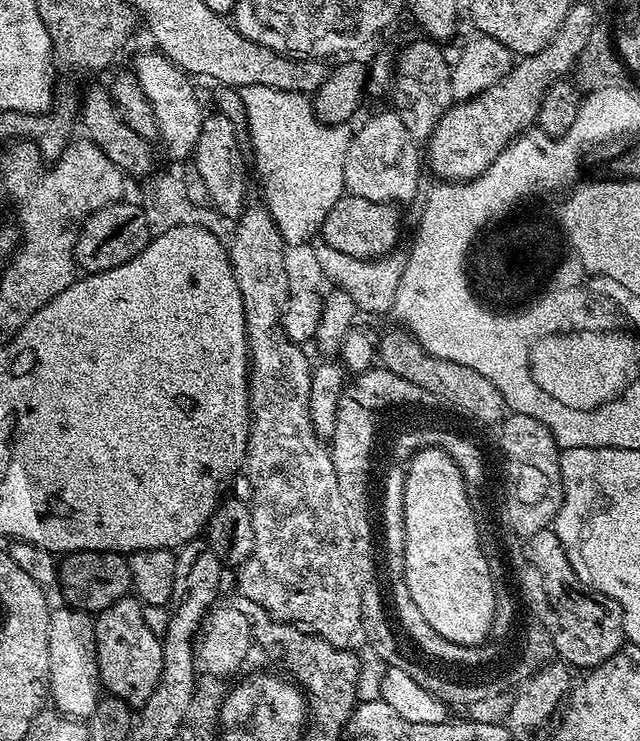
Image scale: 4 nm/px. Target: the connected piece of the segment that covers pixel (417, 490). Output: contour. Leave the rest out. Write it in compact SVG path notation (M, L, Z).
M420 448L407 461L404 474L406 590L410 590L410 598L414 598L414 606L418 606L418 614L428 625L429 632L442 634L442 638L458 646L482 642L484 632L490 629L488 620L492 620L492 593L498 589L488 588L488 568L484 568L484 556L480 556L480 548L476 548L476 528L472 528L475 517L462 474L450 454L437 448Z

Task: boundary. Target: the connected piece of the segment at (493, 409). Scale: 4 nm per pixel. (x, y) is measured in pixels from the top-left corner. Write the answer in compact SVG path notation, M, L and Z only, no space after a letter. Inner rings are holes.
M384 332L379 337L378 360L386 370L398 374L398 378L406 378L406 382L414 382L414 386L422 386L422 390L426 390L433 401L441 400L454 411L480 424L495 425L505 418L506 405L502 390L498 390L498 386L494 386L486 374L478 374L478 370L470 370L470 366L462 366L458 362L429 356L417 340L400 332Z

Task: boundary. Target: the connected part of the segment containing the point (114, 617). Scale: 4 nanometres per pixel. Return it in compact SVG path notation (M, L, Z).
M125 598L114 602L105 612L95 617L96 621L96 657L100 671L100 683L111 695L119 700L125 700L129 706L142 706L154 694L158 686L158 678L162 674L162 650L164 649L161 637L156 635L155 627L144 617L145 609L139 600Z

